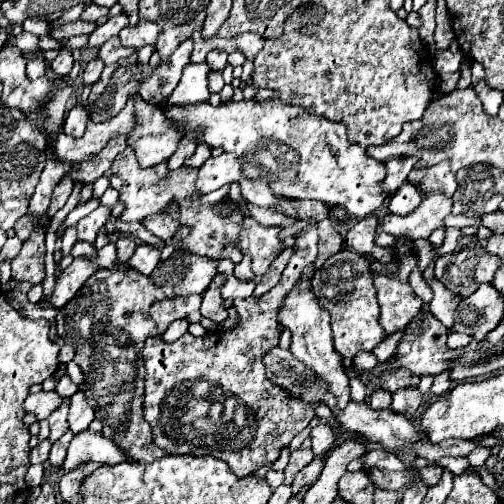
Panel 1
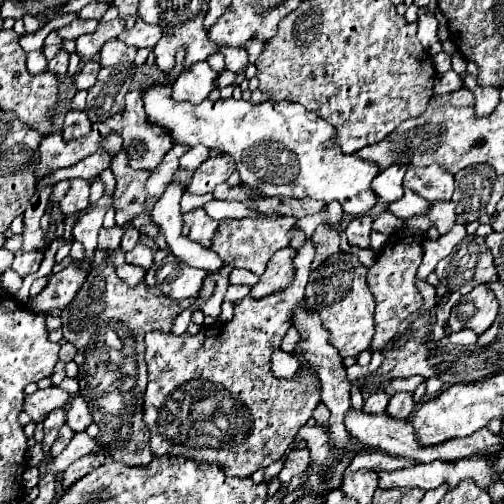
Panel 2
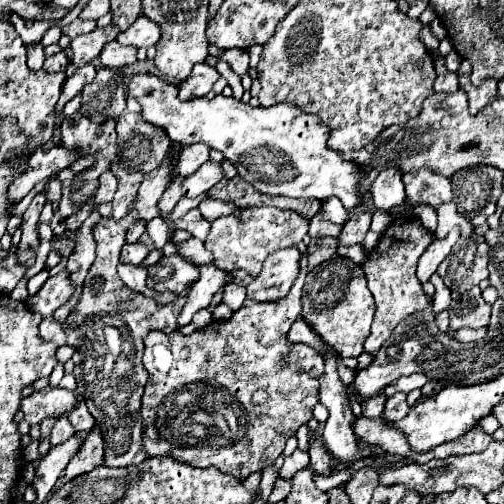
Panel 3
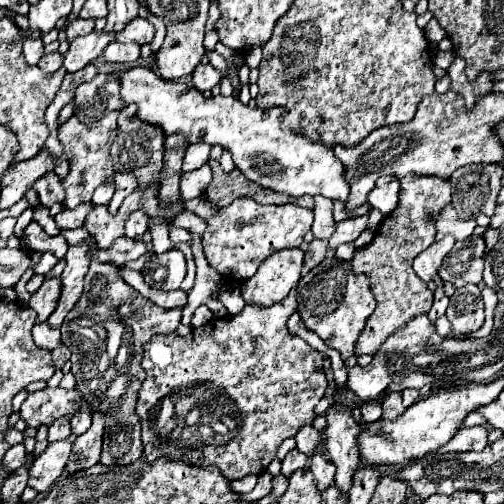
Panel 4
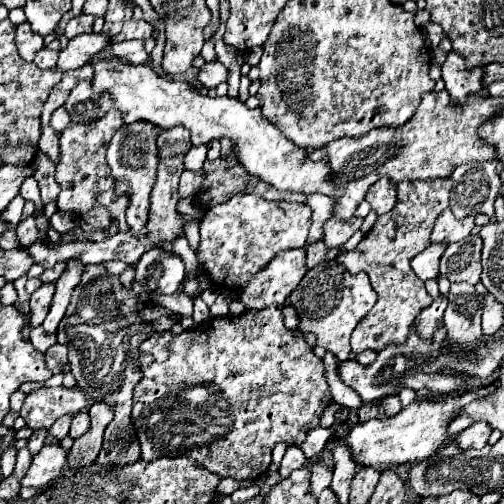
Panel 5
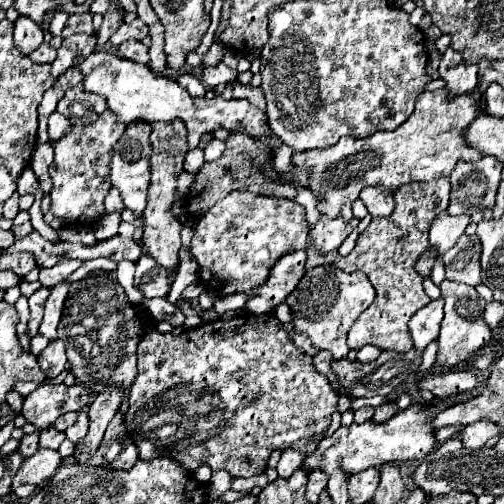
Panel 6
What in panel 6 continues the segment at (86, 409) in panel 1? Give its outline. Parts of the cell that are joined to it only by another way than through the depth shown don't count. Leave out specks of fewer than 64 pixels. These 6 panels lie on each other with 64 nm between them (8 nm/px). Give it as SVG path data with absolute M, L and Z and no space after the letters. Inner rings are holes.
M82 410L80 416L78 416L78 420L76 420L76 424L66 430L66 436L76 442L76 440L80 440L80 438L86 436L86 430L88 430L88 414L86 414L86 410Z

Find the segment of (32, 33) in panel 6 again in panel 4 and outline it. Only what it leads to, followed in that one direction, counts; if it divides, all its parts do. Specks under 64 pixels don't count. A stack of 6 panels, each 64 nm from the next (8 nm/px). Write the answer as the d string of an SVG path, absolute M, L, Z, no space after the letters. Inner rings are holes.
M22 38L24 40L24 56L30 66L36 66L40 56L44 54L44 44L42 40L32 40L32 38Z

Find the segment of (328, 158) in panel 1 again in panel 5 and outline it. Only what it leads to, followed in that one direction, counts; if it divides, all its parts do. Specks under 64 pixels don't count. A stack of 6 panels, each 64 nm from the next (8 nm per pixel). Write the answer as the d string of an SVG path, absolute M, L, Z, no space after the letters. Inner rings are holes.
M112 58L96 60L92 62L92 66L96 70L92 88L96 92L108 90L114 106L122 112L124 120L144 120L158 128L184 126L192 134L192 144L208 144L212 140L228 138L236 148L236 158L240 166L244 166L250 176L264 180L276 190L302 194L318 192L330 198L342 196L342 188L332 182L332 168L328 164L328 158L320 162L308 160L308 150L292 144L292 140L288 140L270 120L262 116L260 108L250 110L244 102L236 98L202 96L188 82L156 74L150 64L134 66Z

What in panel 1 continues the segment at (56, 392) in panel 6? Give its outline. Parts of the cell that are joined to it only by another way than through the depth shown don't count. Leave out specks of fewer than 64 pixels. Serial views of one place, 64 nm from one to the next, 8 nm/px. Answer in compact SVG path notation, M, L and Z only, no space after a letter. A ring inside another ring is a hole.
M38 392L38 394L30 394L24 400L26 412L32 412L38 420L48 418L52 410L56 410L60 404L62 404L62 398L56 392Z

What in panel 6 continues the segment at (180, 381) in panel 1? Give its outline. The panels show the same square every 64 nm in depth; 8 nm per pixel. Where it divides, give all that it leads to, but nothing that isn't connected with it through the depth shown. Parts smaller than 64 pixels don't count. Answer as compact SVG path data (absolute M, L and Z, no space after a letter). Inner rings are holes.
M274 310L266 312L264 316L252 316L252 312L244 312L244 314L236 314L230 320L216 318L206 324L200 324L198 328L182 330L178 336L162 334L158 330L150 330L148 334L144 334L144 338L138 344L138 378L134 380L134 384L130 388L130 410L126 414L126 428L140 450L140 460L170 456L192 472L206 464L212 468L212 472L226 470L232 478L250 478L250 476L262 474L266 470L268 458L276 448L280 448L280 450L294 448L294 450L304 452L306 444L312 438L320 438L326 432L326 428L330 426L330 418L336 412L336 402L338 402L338 394L332 390L328 380L320 372L316 372L316 368L312 364L312 356L308 356L306 352L302 352L300 348L296 348L292 344L286 328L282 328ZM166 424L172 424L174 430L164 430Z

